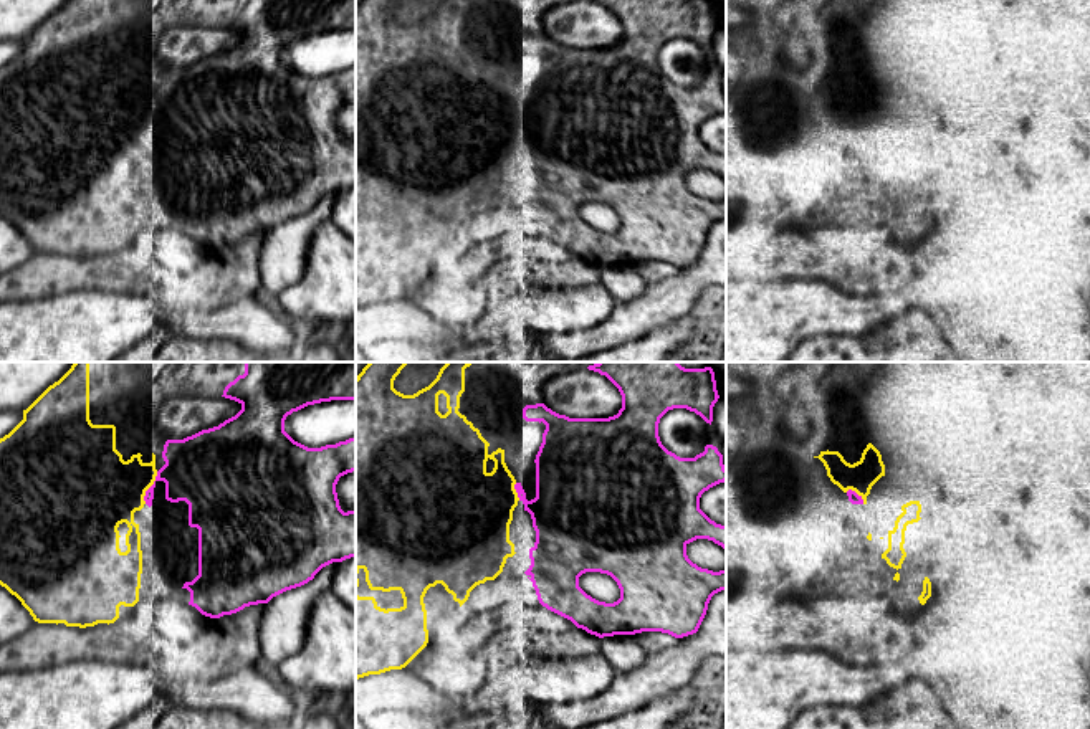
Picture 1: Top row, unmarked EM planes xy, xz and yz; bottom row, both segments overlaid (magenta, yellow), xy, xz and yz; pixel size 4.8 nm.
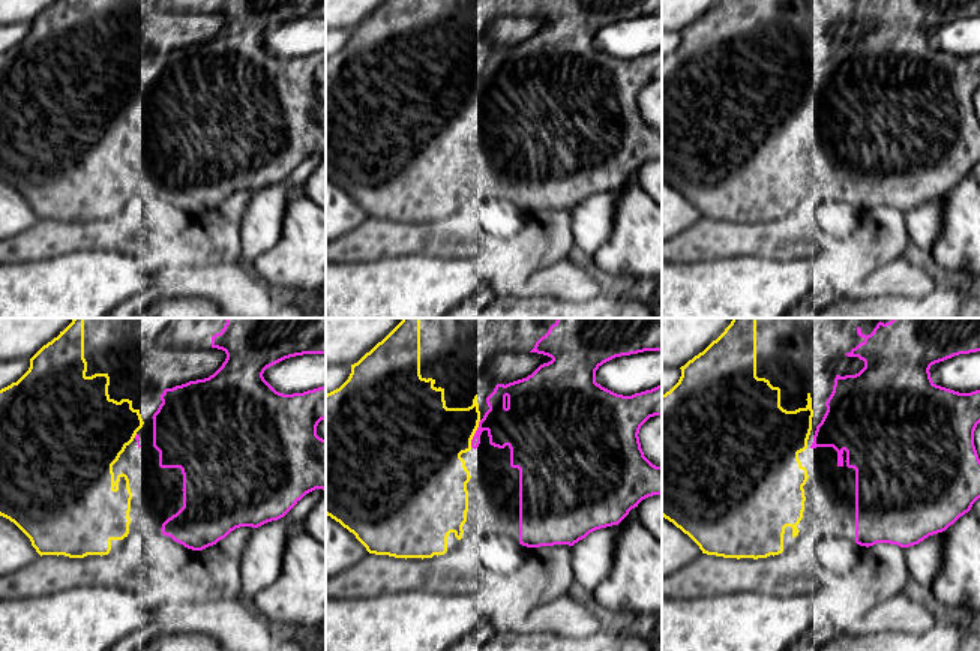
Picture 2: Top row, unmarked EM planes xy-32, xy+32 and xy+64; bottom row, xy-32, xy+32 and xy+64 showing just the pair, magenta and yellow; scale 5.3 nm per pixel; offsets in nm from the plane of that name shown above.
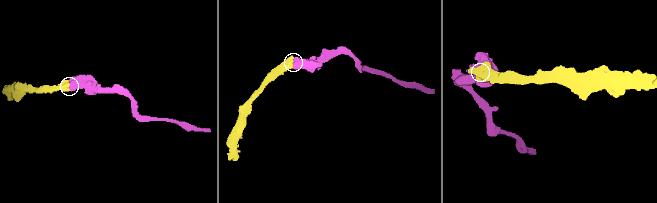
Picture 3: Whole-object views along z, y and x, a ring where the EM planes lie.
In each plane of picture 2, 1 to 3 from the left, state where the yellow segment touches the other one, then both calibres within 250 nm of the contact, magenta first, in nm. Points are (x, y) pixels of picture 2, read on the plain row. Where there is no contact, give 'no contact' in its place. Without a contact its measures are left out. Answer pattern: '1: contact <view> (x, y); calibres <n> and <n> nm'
1: contact xy-32 (135, 99); calibres 30 and 420 nm
2: contact xy+32 (474, 98); calibres 240 and 400 nm
3: no contact

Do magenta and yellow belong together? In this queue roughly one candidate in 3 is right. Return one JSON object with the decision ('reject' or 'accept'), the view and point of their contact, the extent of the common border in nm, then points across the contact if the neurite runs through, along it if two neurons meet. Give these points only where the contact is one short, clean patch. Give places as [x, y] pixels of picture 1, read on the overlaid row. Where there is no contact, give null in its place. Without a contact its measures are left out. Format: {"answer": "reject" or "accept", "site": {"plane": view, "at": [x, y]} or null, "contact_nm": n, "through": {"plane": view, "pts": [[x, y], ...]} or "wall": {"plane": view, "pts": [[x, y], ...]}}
{"answer": "accept", "site": {"plane": "xy", "at": [149, 488]}, "contact_nm": 170}

